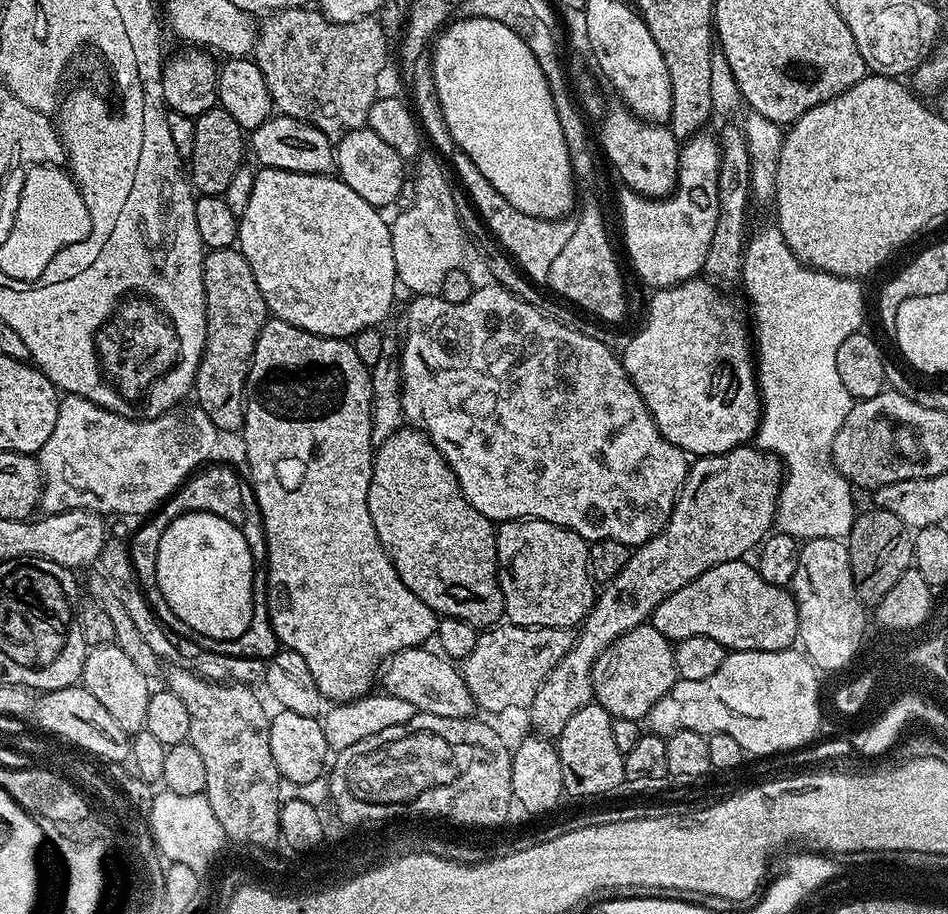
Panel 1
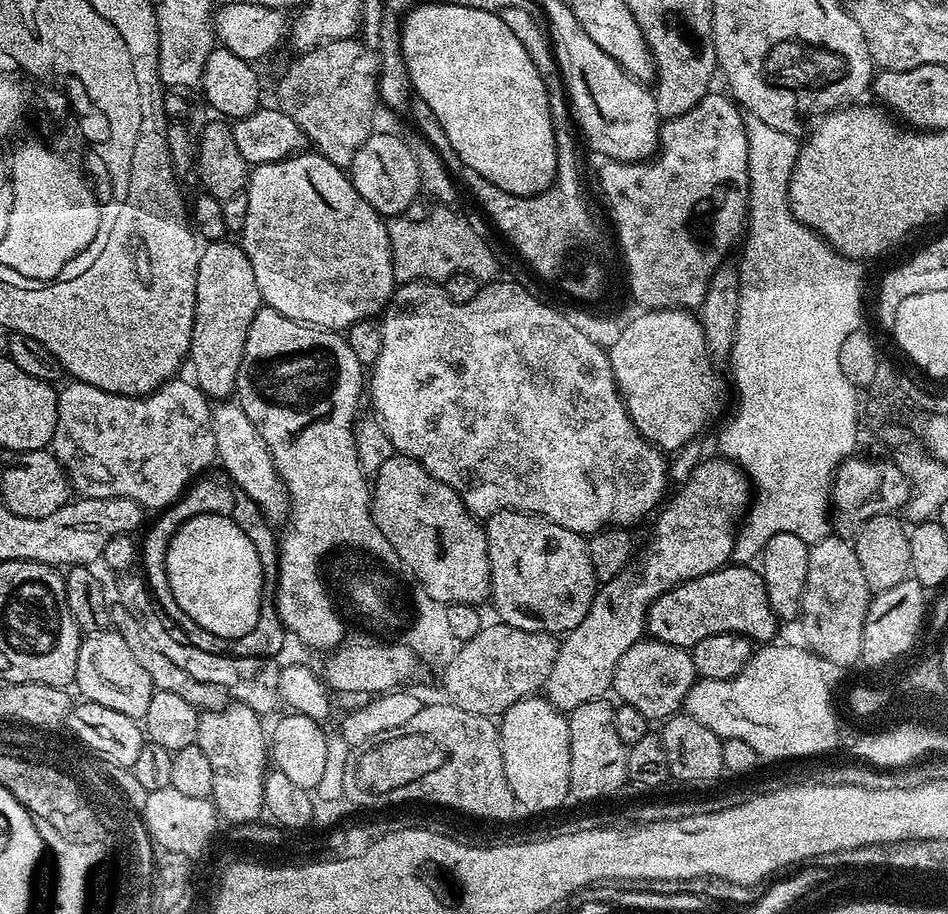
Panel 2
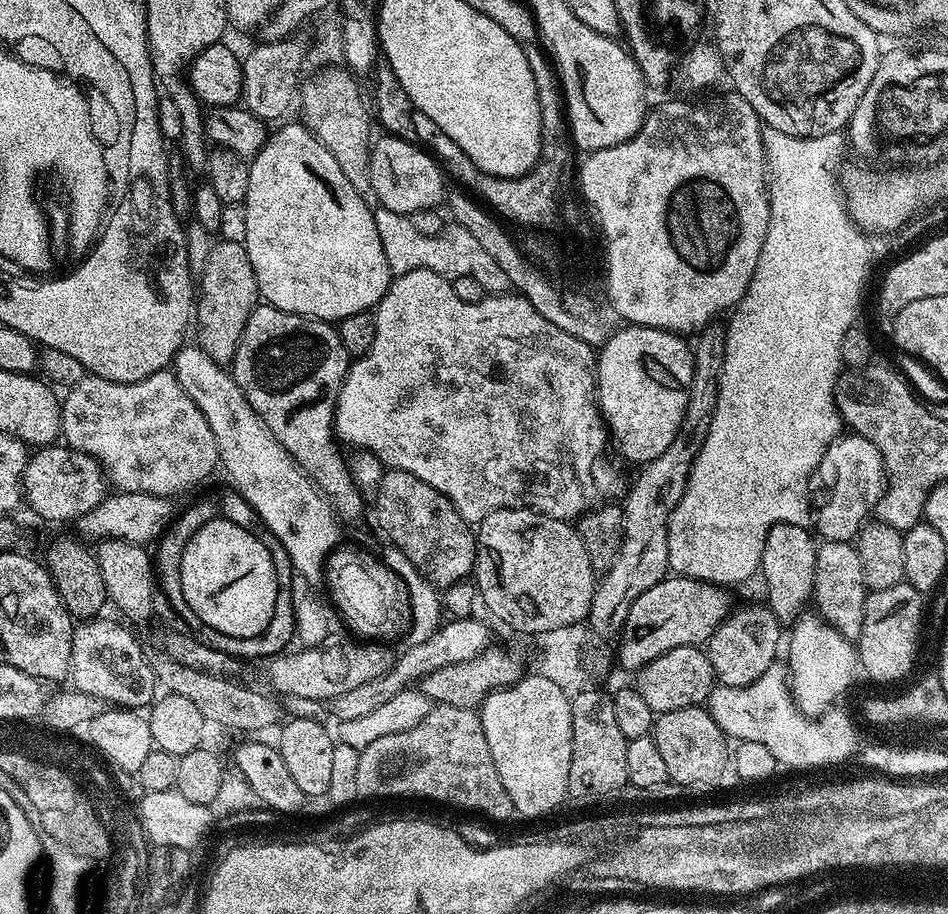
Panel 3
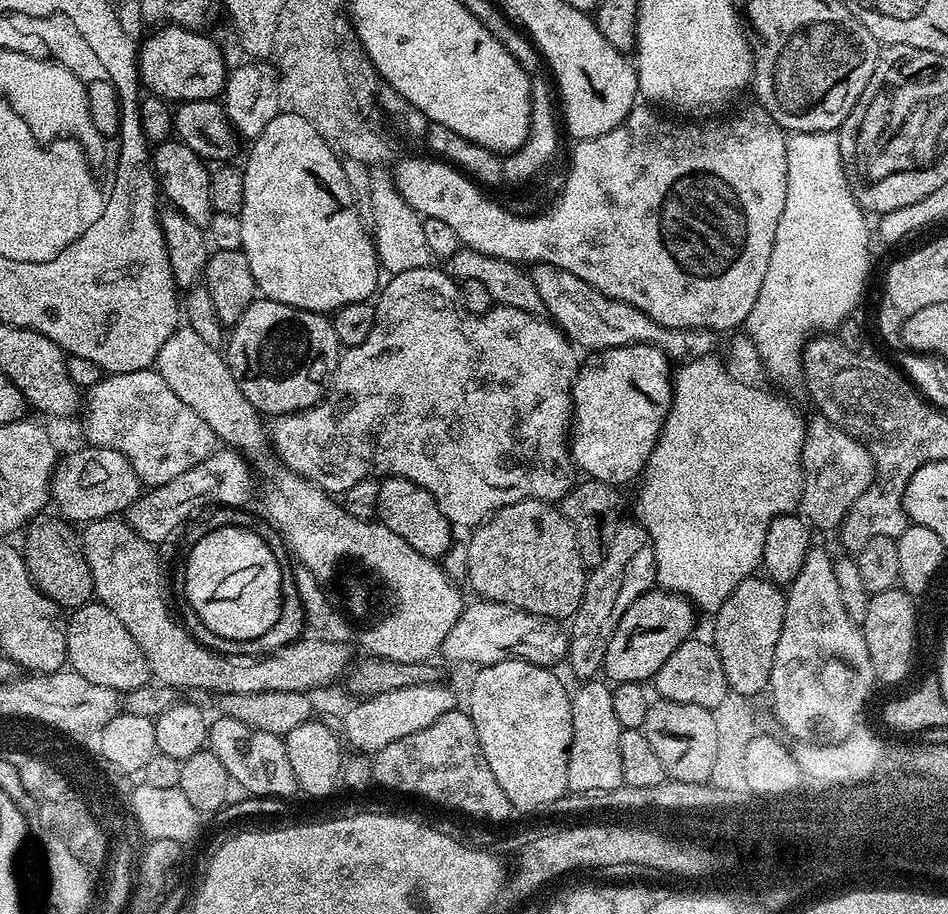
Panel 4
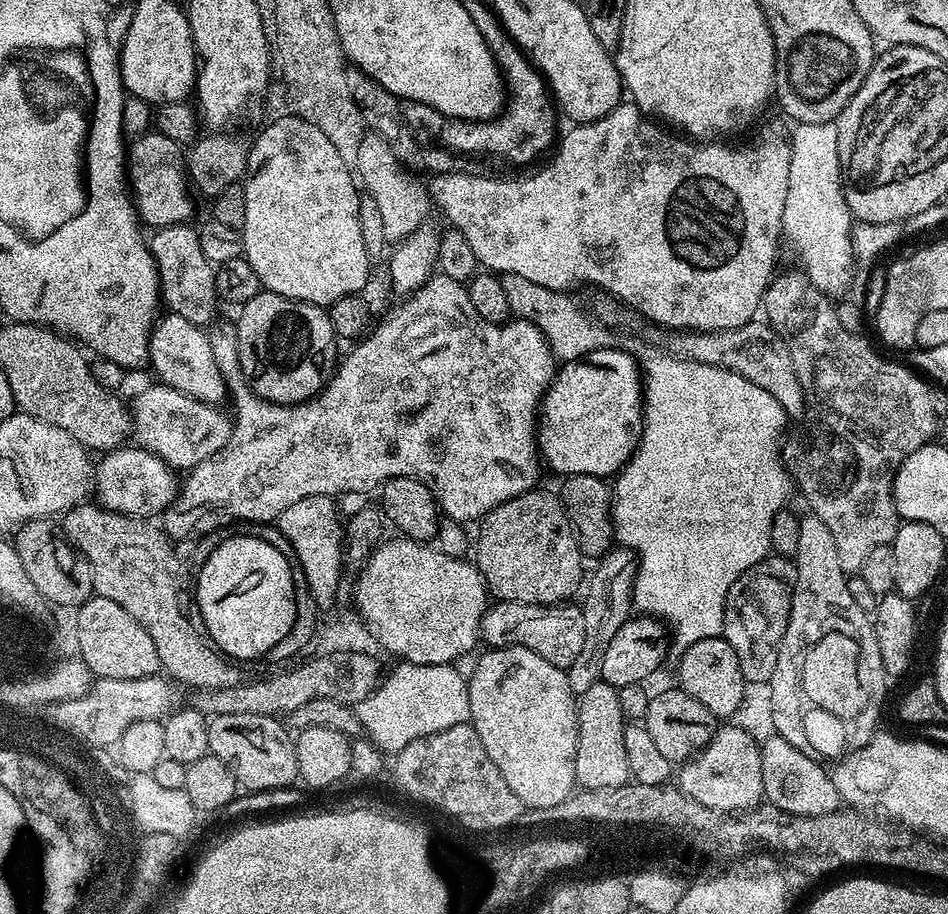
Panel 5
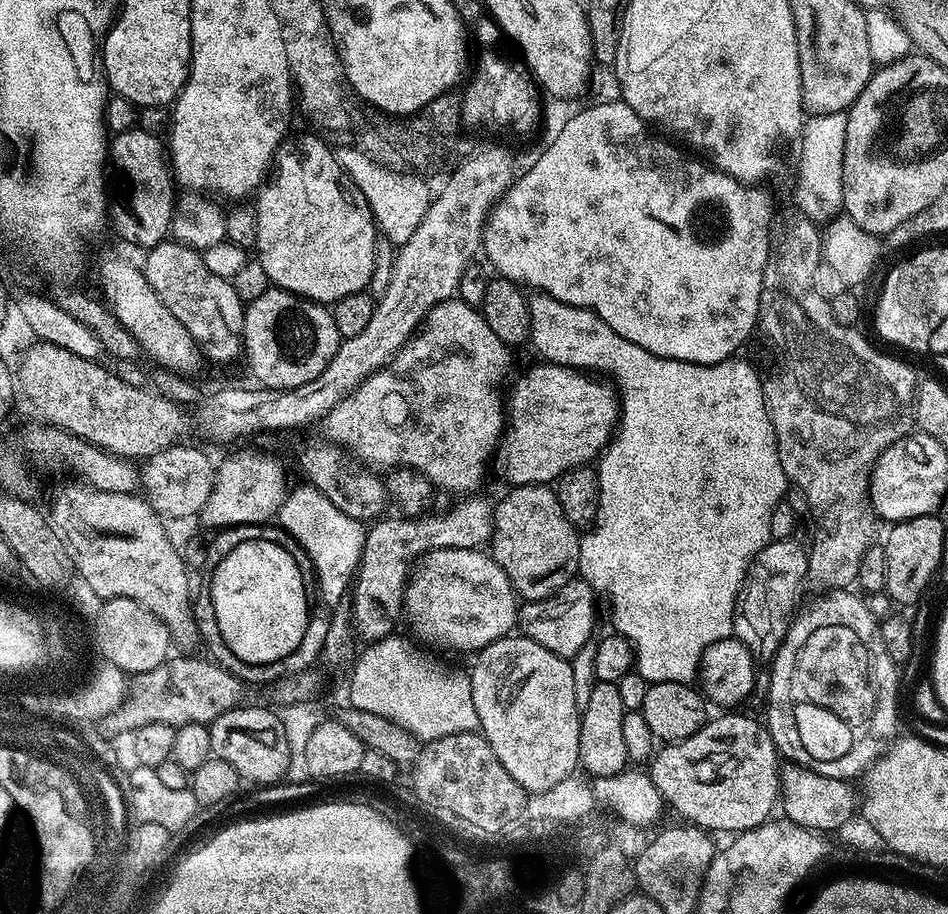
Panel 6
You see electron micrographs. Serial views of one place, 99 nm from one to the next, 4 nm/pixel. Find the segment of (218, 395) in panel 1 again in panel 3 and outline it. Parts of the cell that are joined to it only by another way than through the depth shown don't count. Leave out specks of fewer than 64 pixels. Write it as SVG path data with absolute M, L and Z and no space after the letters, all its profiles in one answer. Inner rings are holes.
M229 240L213 243L210 258L206 258L206 270L198 277L198 295L194 300L195 343L214 362L231 365L238 342L242 342L242 330L246 330L246 322L260 299L254 266L250 266L244 245Z

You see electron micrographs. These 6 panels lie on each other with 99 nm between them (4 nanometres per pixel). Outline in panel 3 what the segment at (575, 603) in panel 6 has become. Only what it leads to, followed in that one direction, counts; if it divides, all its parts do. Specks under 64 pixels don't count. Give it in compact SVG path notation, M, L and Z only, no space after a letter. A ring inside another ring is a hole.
M449 619L447 622L441 623L436 632L430 634L430 638L409 643L409 648L401 656L399 653L393 659L392 668L386 670L386 674L365 682L360 687L360 692L372 695L371 706L383 706L390 698L394 698L394 694L409 691L414 682L423 680L426 674L434 674L434 670L442 670L442 666L454 666L454 662L466 662L478 654L489 651L488 628L482 621L476 619Z

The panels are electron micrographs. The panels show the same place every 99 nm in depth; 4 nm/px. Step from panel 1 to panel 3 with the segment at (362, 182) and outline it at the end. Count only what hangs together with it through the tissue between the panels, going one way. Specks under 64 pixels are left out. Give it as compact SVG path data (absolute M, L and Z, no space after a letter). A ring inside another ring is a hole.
M389 134L381 137L372 144L370 154L371 195L376 196L375 203L409 218L423 208L436 208L446 196L446 176L441 165L419 143Z

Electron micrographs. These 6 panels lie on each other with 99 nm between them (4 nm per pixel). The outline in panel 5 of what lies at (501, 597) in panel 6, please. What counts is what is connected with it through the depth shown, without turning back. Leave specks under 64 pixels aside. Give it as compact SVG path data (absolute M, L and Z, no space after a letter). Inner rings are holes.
M397 535L396 540L379 543L365 562L356 586L355 607L367 615L372 632L383 641L380 646L400 662L409 664L452 664L464 656L480 640L480 623L490 607L488 585L475 563L467 559L442 554L428 542L409 540Z

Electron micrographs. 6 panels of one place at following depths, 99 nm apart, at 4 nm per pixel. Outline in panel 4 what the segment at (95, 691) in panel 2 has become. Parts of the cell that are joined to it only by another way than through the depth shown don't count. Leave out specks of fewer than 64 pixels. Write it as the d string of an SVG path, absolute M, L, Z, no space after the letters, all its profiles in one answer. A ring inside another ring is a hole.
M89 602L75 609L67 619L67 656L69 667L94 685L106 686L127 694L151 683L149 663L138 642L104 604Z

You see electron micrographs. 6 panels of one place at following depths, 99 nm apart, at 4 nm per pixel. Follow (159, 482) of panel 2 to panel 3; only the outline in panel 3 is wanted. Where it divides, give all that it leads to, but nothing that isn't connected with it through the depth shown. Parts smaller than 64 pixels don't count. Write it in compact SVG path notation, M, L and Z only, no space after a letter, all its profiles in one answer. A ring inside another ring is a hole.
M171 371L150 374L142 382L110 382L101 376L85 374L81 381L63 393L60 406L60 431L69 448L77 448L100 461L113 489L176 498L191 484L217 471L218 457L214 434L194 402L182 390Z

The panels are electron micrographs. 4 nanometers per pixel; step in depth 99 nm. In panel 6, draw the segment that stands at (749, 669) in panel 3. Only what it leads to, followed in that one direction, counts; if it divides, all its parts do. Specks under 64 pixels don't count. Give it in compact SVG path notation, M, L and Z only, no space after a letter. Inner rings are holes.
M796 538L772 540L753 558L736 598L732 636L740 640L757 661L771 661L779 650L797 611L796 599L800 591L805 591L807 578L808 553Z

